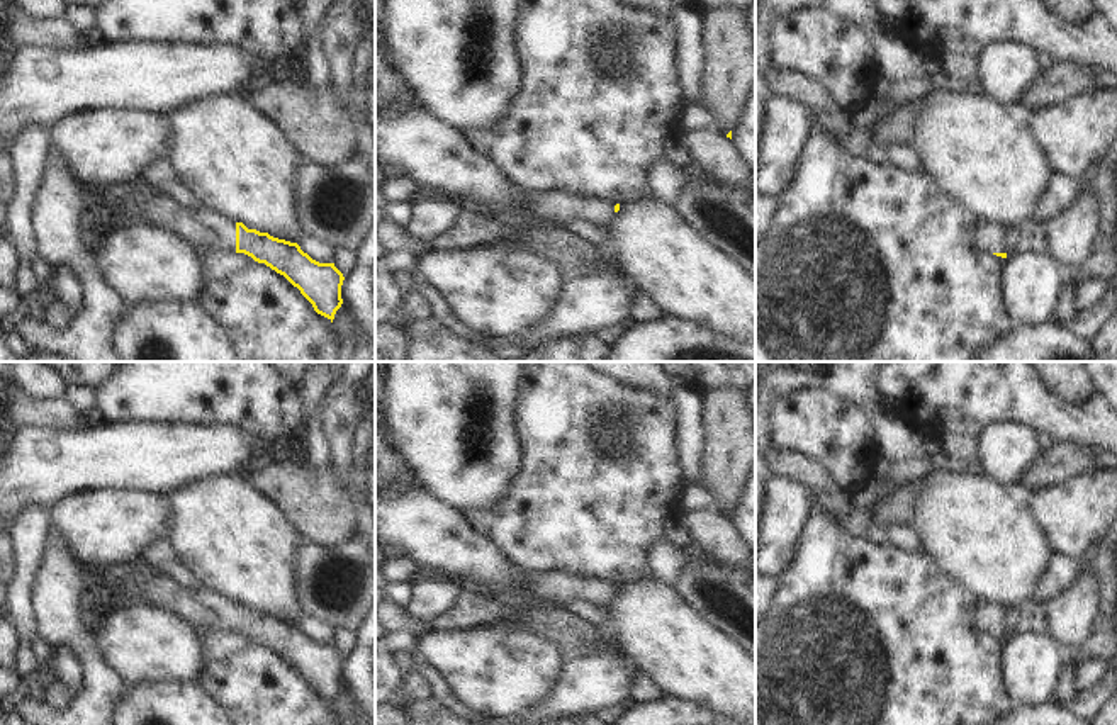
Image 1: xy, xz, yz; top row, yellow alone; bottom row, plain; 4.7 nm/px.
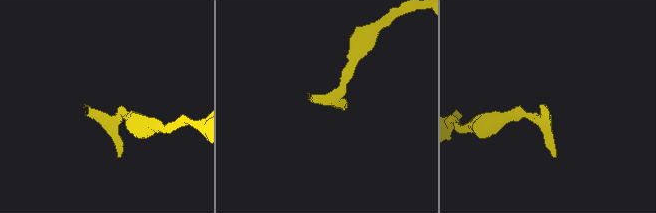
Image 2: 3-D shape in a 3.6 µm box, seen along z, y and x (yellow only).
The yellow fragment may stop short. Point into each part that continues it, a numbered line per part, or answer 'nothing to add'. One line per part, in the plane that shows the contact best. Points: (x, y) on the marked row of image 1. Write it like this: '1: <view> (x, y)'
1: xy (197, 226).

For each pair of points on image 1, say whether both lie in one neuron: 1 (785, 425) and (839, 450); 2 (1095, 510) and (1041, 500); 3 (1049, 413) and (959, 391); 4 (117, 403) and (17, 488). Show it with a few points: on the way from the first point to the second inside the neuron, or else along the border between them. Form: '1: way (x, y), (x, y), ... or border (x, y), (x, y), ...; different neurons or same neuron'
1: way (798, 425), (813, 425), (825, 437); same neuron
2: way (1082, 510), (1055, 506); same neuron
3: way (1027, 399), (1021, 396), (982, 396); same neuron
4: border (102, 420), (143, 421); different neurons

